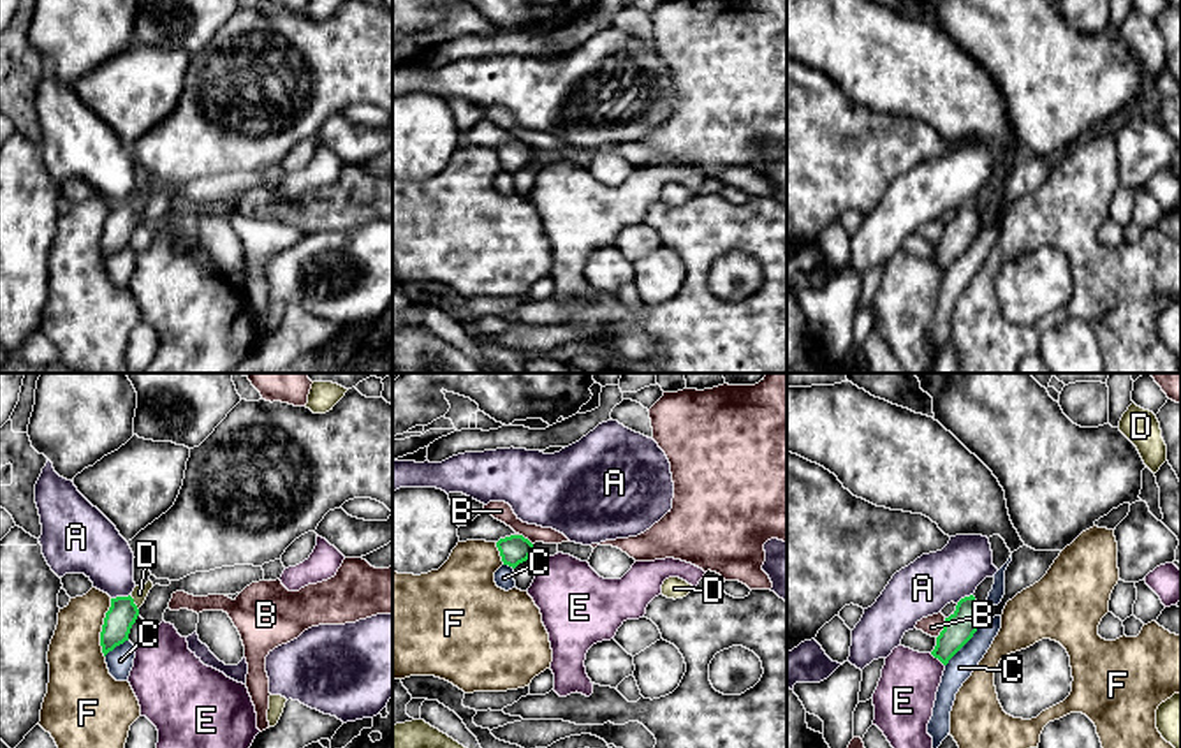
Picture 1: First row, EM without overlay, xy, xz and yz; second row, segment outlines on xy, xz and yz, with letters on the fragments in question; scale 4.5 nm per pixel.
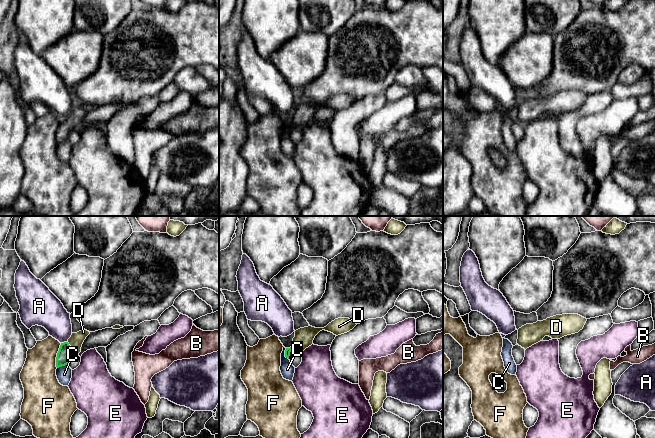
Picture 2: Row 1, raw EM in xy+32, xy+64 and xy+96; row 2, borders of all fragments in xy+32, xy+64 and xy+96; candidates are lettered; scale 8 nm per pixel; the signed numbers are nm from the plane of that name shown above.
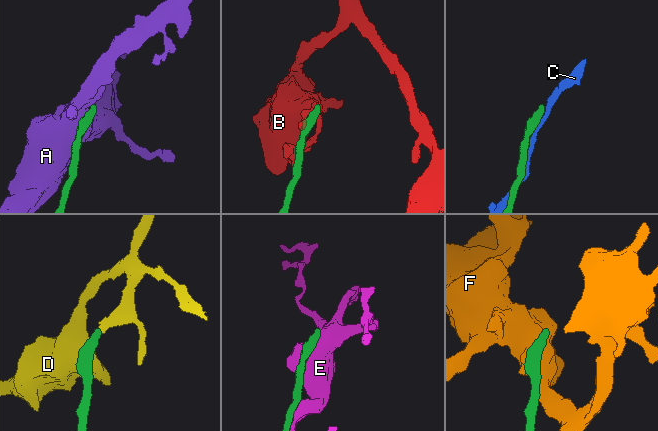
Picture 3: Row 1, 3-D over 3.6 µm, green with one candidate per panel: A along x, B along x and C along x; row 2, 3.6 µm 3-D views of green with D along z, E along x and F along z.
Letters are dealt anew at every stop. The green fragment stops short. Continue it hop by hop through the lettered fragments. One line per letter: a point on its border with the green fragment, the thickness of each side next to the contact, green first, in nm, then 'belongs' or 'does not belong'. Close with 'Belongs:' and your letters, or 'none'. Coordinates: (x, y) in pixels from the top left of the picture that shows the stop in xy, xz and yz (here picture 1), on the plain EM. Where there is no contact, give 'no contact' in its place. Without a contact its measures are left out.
A: xy (120, 203) | 140/260 nm | does not belong
B: yz (944, 234) | 140/90 nm | does not belong
C: yz (965, 249) | 140/120 nm | does not belong
D: xy (132, 208) | 140/70 nm | belongs
E: yz (937, 263) | 140/280 nm | does not belong
F: xy (102, 234) | 140/280 nm | does not belong
Belongs: D

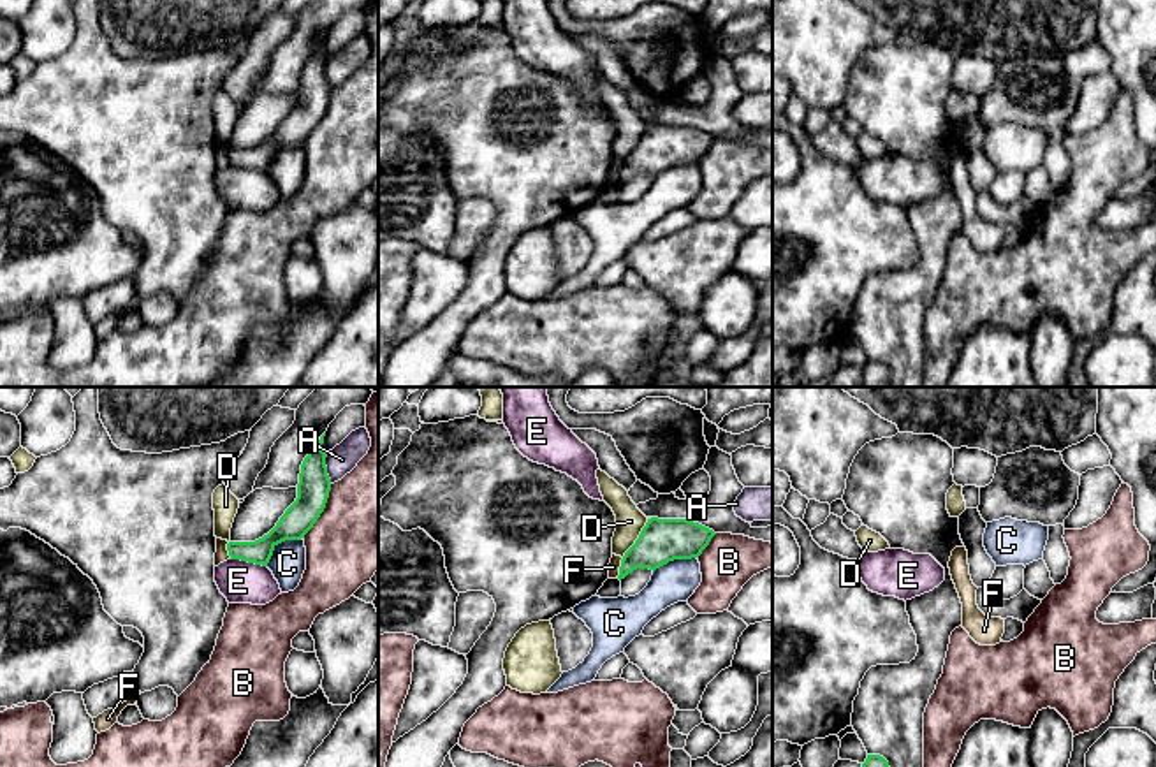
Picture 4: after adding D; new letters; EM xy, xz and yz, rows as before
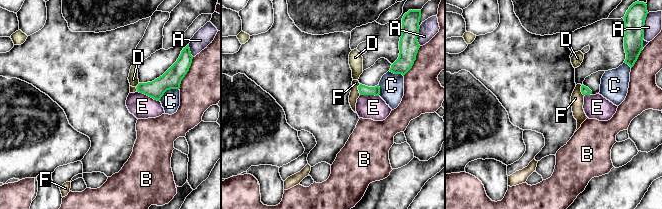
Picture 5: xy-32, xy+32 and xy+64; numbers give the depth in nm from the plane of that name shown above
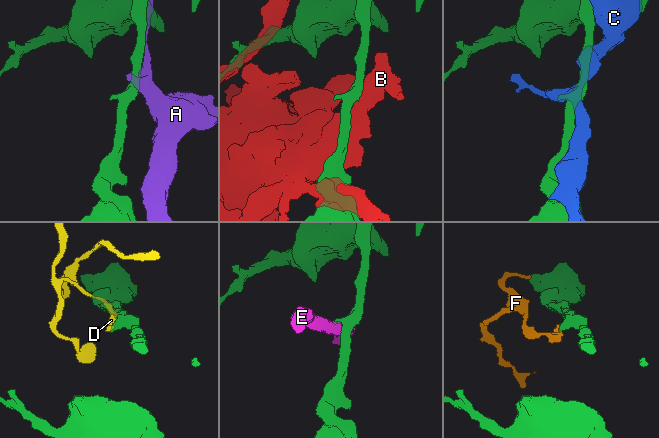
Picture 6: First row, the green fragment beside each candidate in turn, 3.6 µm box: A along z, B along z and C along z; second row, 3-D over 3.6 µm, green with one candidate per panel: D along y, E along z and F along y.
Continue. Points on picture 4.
A: xy (326, 74) | 150/140 nm | does not belong
B: xy (322, 116) | 150/480 nm | does not belong
C: xy (278, 148) | 140/160 nm | does not belong
D: xz (637, 145) | 200/130 nm | does not belong
E: xy (248, 168) | 130/190 nm | does not belong
F: xz (620, 173) | 200/50 nm | does not belong
Belongs: none

